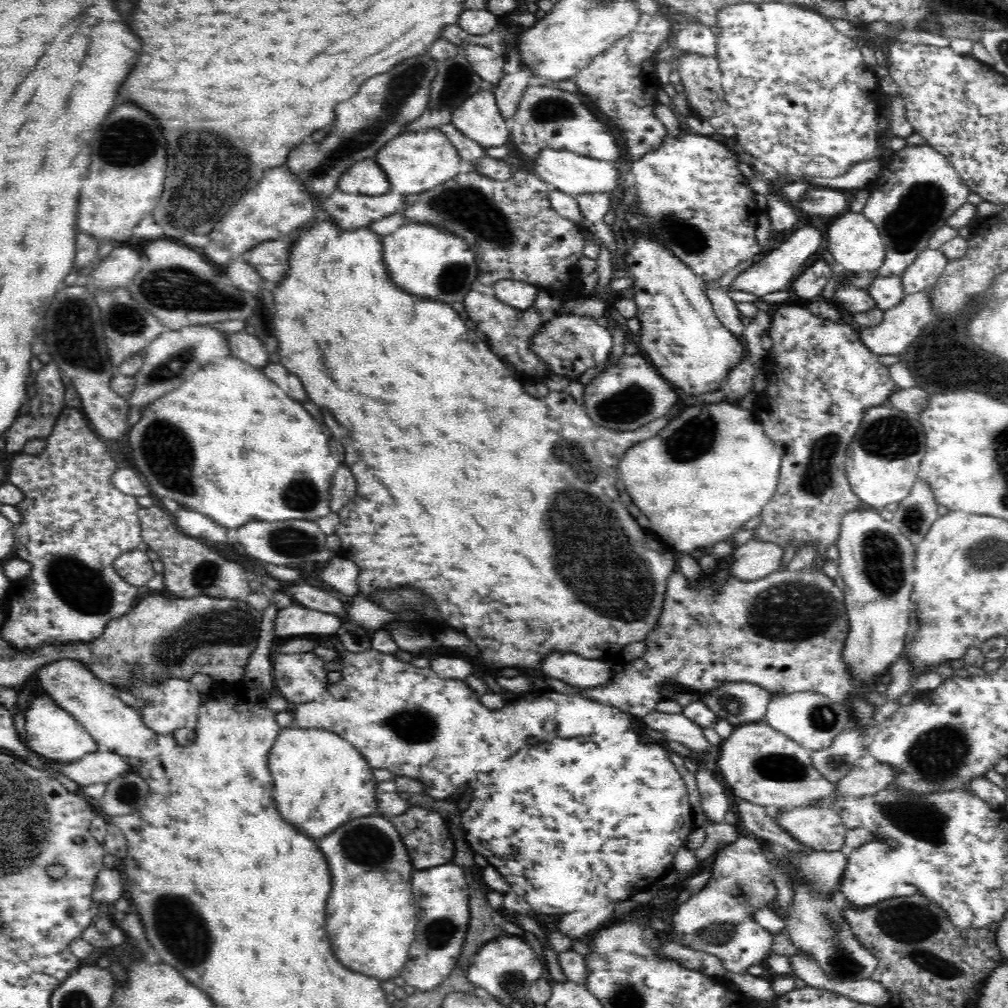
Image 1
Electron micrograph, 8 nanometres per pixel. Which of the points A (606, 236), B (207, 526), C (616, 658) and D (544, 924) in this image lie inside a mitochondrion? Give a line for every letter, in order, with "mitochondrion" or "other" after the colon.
A: other
B: other
C: other
D: other

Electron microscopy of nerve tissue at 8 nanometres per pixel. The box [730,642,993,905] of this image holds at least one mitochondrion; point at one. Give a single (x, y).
(941, 754)

